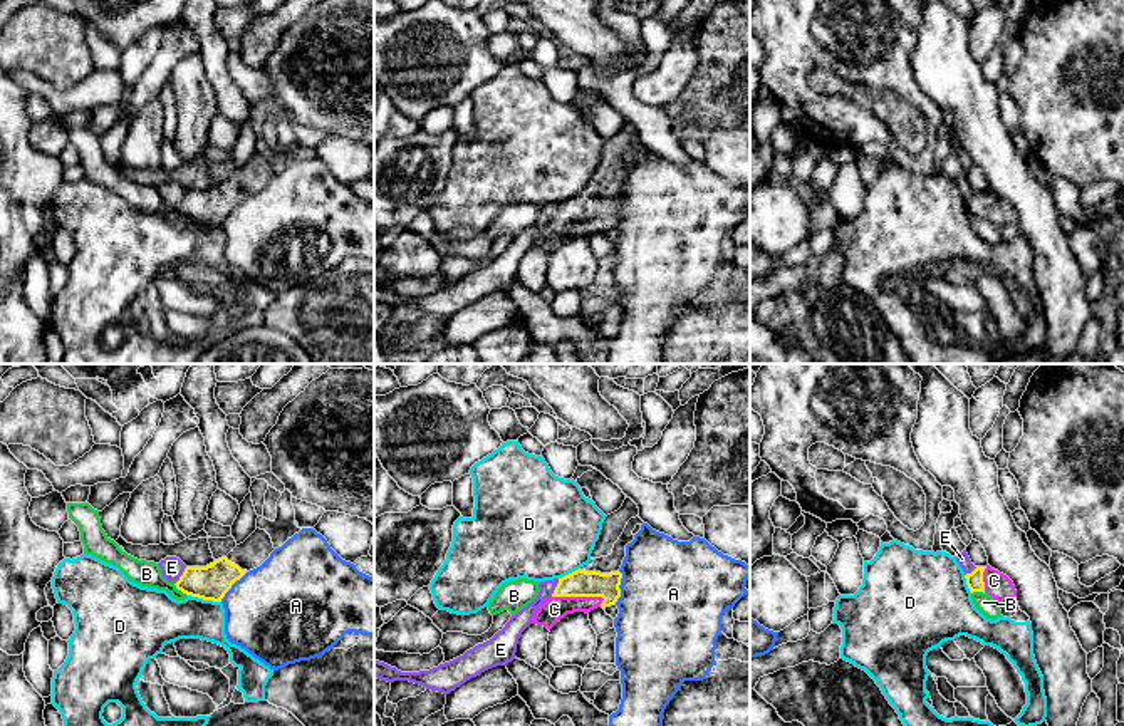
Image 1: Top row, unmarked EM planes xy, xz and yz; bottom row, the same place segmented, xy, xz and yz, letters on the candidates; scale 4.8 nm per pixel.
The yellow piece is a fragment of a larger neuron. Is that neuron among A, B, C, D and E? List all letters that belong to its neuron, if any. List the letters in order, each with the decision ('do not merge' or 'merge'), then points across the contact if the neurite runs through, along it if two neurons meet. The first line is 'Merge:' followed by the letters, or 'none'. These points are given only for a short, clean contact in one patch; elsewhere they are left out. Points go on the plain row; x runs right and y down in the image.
Merge: C
A: do not merge; border along xz (619, 195), (619, 220), (614, 227)
B: do not merge; border along xy (173, 208), (187, 220)
C: merge; runs through xz (577, 208), (579, 220), (569, 220), (554, 233)
D: do not merge; border along xy (188, 218), (220, 227)
E: do not merge; border along xz (559, 203), (551, 220)

